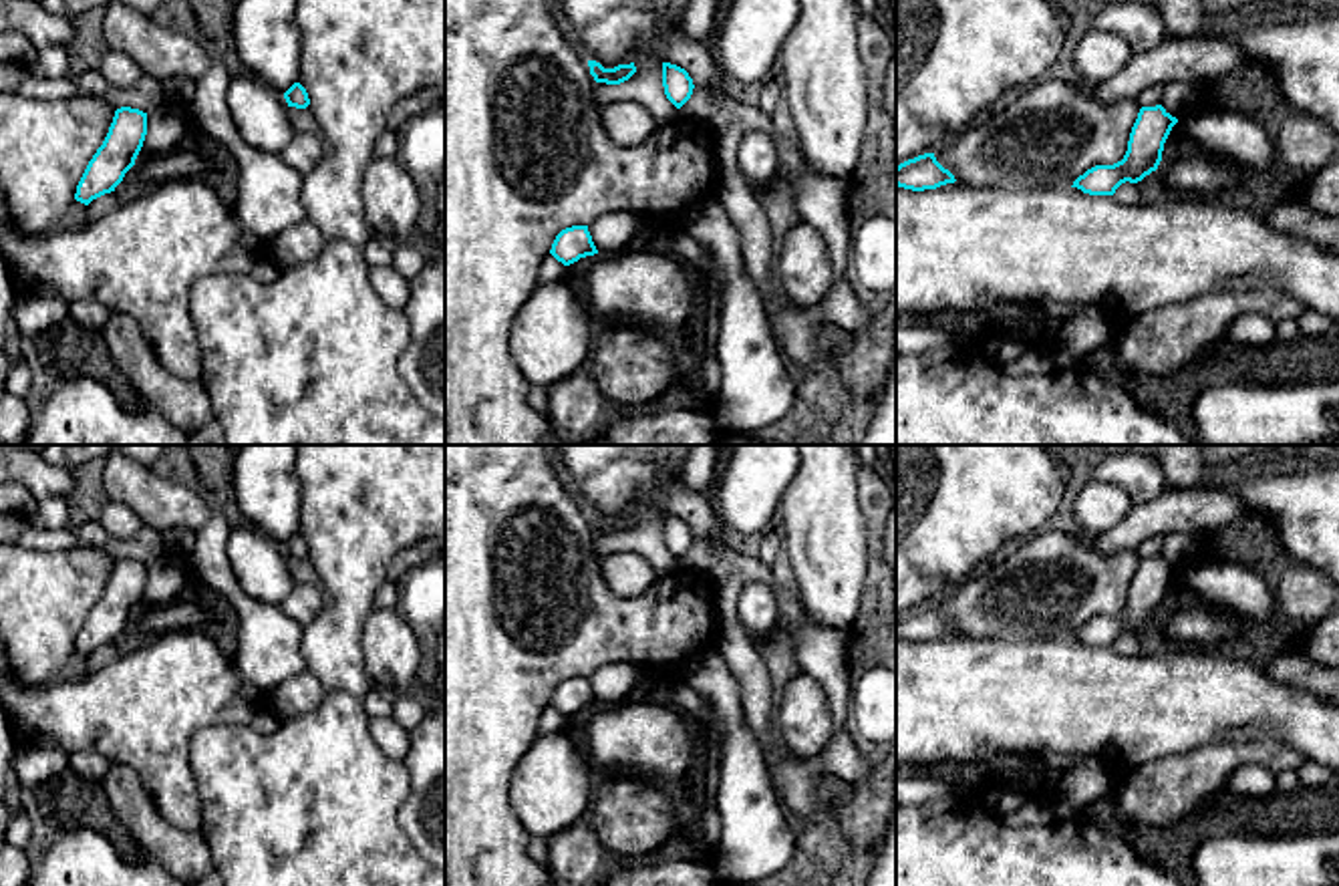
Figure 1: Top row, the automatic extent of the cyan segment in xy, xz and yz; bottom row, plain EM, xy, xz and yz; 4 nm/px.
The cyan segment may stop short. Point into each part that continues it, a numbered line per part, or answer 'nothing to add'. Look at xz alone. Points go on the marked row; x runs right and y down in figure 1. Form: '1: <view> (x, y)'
nothing to add

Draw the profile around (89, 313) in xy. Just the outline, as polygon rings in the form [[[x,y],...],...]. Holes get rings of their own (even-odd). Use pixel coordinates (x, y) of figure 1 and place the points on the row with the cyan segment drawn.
[[[85,298],[68,304],[68,318],[87,328],[103,330],[111,310],[95,298]]]

